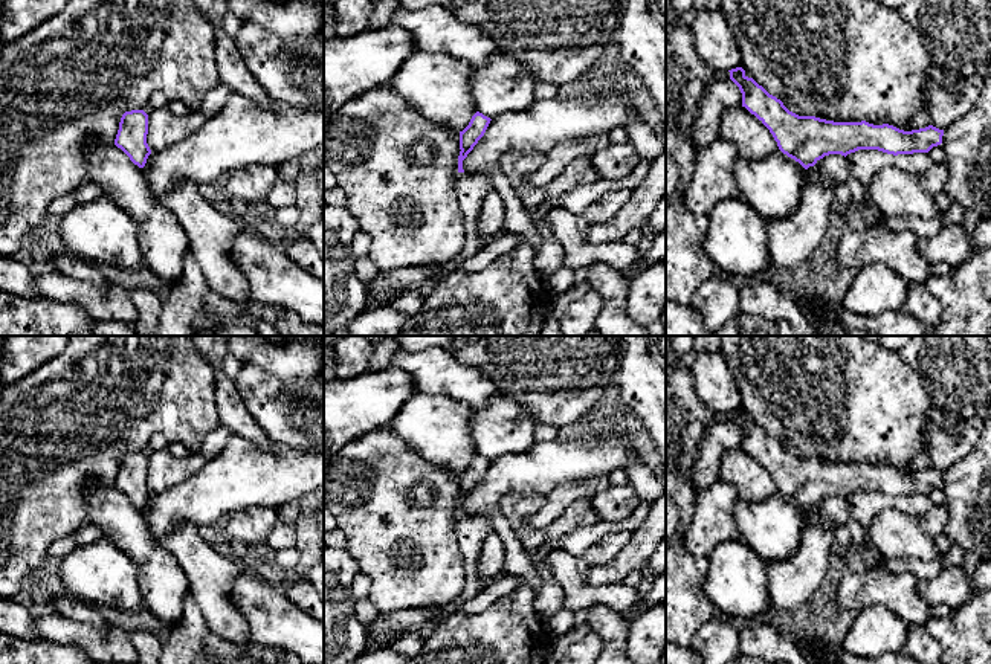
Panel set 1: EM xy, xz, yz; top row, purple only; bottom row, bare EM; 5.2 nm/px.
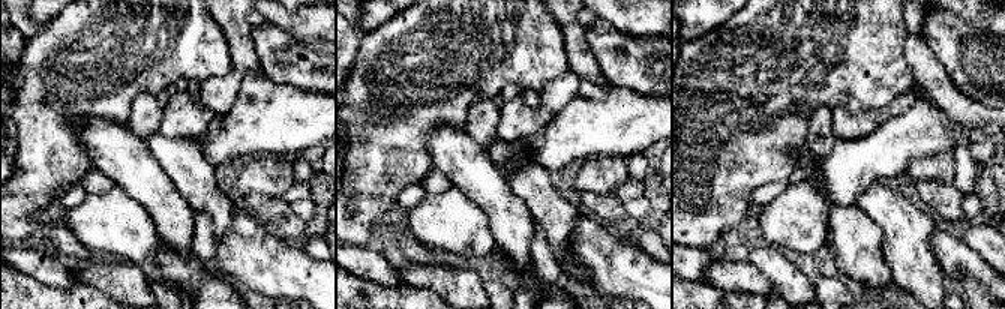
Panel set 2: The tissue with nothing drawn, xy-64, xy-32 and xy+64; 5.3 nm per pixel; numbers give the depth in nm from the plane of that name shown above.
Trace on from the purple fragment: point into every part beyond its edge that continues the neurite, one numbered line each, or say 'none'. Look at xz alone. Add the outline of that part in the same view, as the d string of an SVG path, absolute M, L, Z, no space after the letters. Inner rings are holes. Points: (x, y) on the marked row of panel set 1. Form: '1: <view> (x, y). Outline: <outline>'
none

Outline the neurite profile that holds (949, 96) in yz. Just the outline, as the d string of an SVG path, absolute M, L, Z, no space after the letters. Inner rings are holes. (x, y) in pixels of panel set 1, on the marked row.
M931 61L922 102L922 110L930 116L930 125L947 130L976 105L982 89L982 76L960 76Z

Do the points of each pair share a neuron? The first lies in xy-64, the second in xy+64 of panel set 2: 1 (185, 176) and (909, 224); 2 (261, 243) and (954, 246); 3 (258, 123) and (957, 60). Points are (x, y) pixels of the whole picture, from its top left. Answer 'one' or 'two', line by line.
1: one
2: one
3: two

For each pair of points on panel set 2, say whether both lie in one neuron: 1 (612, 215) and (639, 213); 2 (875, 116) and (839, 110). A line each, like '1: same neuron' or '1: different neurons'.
1: different neurons
2: same neuron

